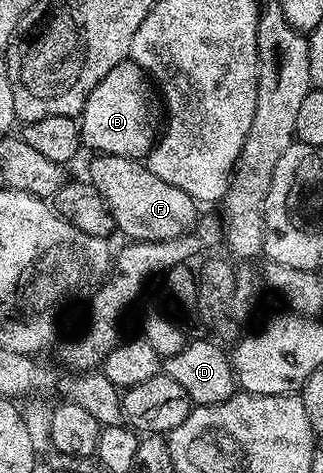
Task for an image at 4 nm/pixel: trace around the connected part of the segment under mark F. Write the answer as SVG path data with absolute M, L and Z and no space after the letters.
M100 153L92 156L89 163L88 182L99 189L99 197L107 205L113 218L113 226L118 232L122 231L129 241L139 243L162 243L168 239L178 239L187 235L198 222L199 204L181 189L167 185L167 181L159 181L155 173L144 162L115 157Z

